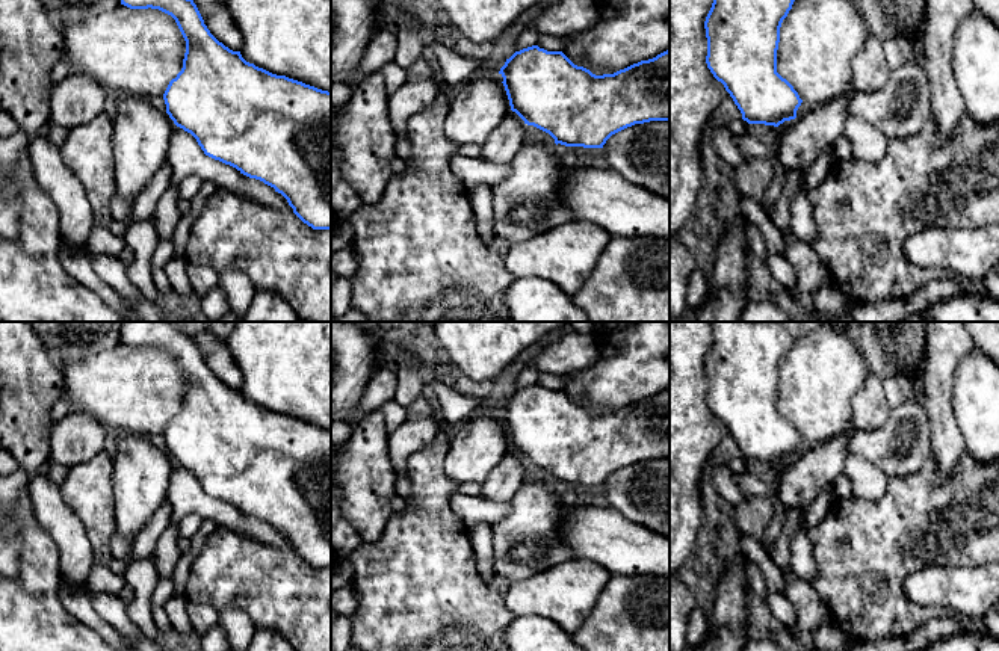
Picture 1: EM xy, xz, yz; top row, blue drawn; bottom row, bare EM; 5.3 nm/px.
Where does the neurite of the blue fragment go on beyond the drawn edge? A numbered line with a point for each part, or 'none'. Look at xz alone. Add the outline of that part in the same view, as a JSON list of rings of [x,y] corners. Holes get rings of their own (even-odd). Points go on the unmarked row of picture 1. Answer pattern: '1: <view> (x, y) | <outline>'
none

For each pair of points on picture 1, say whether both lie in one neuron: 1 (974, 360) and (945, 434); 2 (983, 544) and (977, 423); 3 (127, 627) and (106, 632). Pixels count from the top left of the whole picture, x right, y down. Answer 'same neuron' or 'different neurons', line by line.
1: different neurons
2: different neurons
3: different neurons

